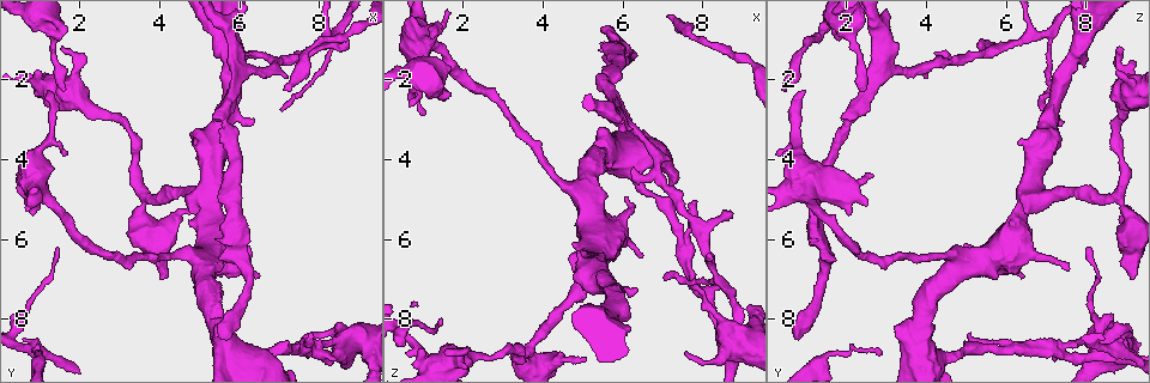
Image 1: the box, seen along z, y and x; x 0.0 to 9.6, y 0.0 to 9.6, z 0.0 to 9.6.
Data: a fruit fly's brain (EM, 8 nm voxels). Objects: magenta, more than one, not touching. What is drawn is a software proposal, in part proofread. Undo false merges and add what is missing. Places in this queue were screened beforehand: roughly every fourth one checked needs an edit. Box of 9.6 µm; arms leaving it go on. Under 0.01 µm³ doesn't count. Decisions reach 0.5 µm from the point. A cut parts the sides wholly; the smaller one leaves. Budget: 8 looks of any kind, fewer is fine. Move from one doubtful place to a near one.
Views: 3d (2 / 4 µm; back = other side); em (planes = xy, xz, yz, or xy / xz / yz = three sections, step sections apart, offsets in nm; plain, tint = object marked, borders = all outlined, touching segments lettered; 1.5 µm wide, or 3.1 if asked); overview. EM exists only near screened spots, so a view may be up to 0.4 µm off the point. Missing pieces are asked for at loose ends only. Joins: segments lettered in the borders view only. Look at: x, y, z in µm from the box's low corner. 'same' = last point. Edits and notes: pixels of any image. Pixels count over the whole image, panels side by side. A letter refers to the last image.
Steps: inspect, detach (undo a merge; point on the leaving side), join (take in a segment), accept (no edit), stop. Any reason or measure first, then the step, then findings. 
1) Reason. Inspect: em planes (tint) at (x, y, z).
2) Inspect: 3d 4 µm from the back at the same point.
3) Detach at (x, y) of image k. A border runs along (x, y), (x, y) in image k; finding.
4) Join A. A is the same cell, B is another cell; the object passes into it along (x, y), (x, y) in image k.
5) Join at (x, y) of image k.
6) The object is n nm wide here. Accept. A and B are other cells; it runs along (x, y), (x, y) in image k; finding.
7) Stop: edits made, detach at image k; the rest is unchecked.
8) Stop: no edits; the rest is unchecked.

Sharp bend. Inspect: 3d 4 µm at (8.45, 0.85, 7.10).

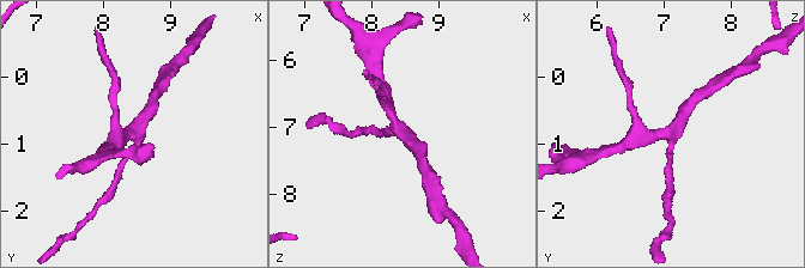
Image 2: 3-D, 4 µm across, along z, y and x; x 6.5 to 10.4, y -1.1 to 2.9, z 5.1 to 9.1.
3 arms meet here. Inspect: em planes (borders) at (8.50, 0.85, 7.05).

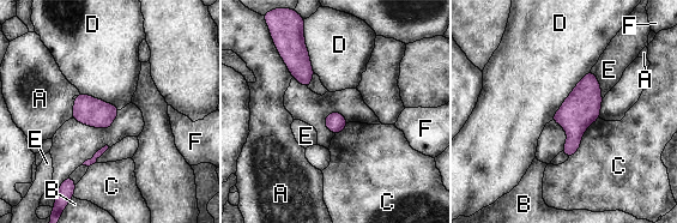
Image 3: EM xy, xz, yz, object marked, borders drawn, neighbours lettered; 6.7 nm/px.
Accept. A, B, C, D, E and F are other cells; a border runs along (590, 70), (550, 120) in image 3; one neuron here.

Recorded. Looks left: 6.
Inspect: 3d 4 µm at (1.60, 2.20, 2.30).

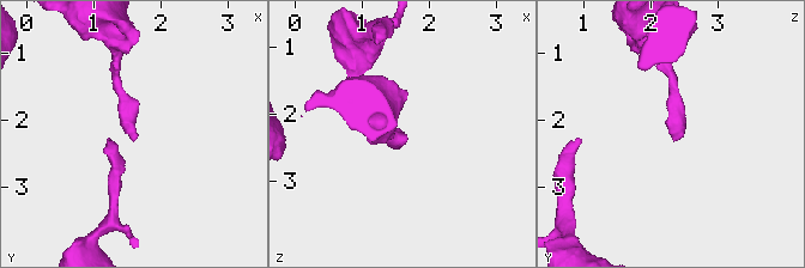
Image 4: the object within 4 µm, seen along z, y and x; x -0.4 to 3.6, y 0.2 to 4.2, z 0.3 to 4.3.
Inspect: em xz step 4 (tint) at (1.60, 2.30, 2.35).

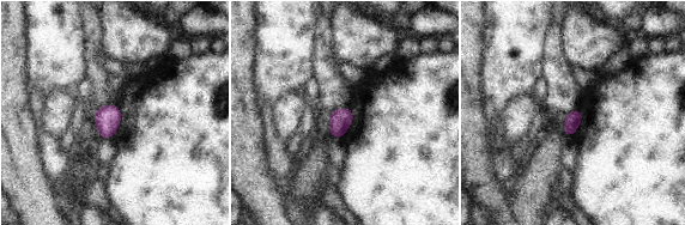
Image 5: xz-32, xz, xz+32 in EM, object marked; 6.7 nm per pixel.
Inspect: em planes (borders) at the same point.

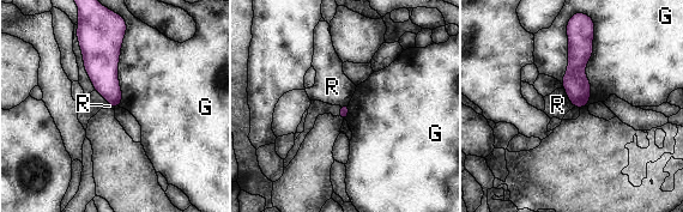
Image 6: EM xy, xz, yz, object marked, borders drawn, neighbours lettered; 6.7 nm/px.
Accept. G and R are other cells; it runs along (581, 35), (576, 61), (576, 104) in image 6; none of them fits.

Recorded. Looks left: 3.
Thin end. Inspect: 3d 2 µm at (1.05, 8.80, 2.85).

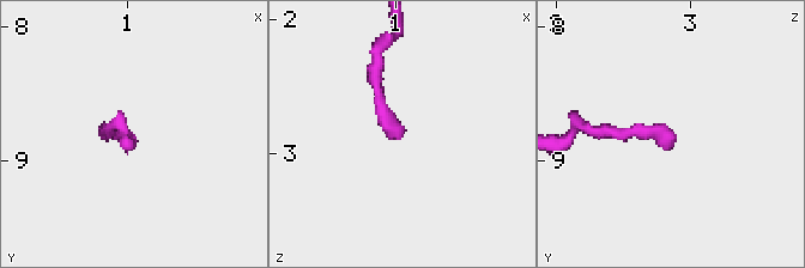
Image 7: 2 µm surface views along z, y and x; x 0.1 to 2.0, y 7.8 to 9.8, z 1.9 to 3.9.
Need the tissue. Inspect: em planes (tint) at (1.02, 8.82, 2.92).

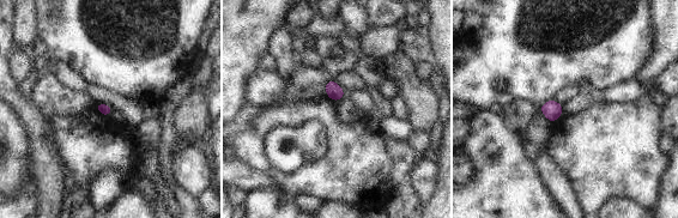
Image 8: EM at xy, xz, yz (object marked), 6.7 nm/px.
What lies round it. Inspect: em planes (borders) at the same point.

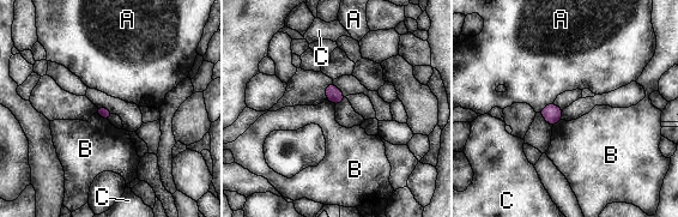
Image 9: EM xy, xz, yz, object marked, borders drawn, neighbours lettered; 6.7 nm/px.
The object is 80 nm wide here. Accept. A, B and C are other cells; a border runs along (95, 113), (108, 121) in image 9; none of them fits.

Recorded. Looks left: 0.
Stop: no edits; the rest is unchecked.

